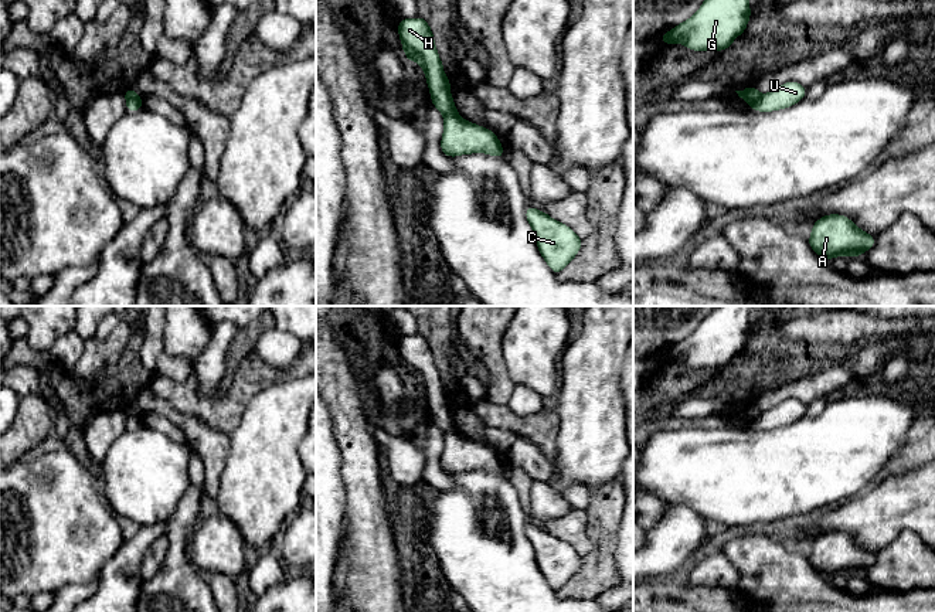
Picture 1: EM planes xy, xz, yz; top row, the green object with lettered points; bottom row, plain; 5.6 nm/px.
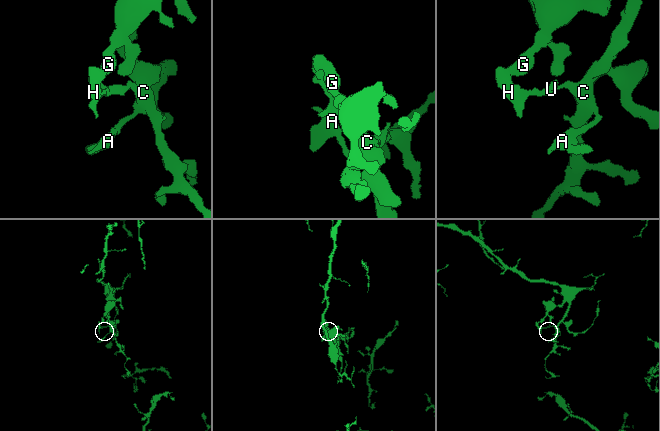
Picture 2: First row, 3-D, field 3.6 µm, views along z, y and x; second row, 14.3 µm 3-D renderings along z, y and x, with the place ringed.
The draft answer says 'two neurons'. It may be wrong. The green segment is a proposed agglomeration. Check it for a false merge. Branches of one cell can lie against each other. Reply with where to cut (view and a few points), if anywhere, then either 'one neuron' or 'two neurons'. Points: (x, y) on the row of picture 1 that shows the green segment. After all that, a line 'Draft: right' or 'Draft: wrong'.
cut xy (140, 98), (131, 98), (126, 102); two neurons
Draft: right

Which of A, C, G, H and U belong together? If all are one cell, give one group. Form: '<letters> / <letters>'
A C U / G H

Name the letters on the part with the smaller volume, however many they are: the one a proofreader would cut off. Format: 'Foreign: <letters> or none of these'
Foreign: G, H

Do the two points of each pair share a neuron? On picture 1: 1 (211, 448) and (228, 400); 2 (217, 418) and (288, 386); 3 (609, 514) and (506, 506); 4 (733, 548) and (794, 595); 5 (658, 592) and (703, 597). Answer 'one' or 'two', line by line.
1: two
2: two
3: two
4: one
5: one

